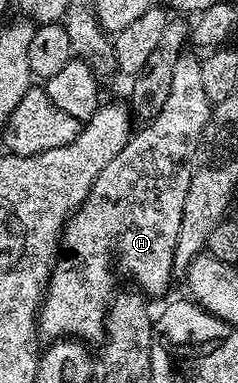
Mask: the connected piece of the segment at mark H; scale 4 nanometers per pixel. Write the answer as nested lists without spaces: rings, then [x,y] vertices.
[[[182,52],[179,60],[175,60],[175,72],[171,76],[171,96],[167,96],[167,104],[163,104],[163,108],[157,114],[152,115],[148,119],[149,122],[141,131],[139,129],[132,135],[127,145],[109,164],[103,172],[99,172],[98,178],[91,185],[91,190],[83,200],[82,206],[74,212],[74,214],[66,220],[65,228],[61,233],[60,245],[63,249],[60,251],[59,257],[53,263],[53,272],[49,275],[49,284],[45,291],[45,296],[41,304],[40,311],[37,315],[37,328],[42,339],[58,340],[58,339],[78,339],[84,340],[86,343],[100,343],[105,336],[105,316],[109,312],[109,307],[113,301],[115,287],[113,287],[113,269],[116,268],[117,262],[121,265],[121,270],[125,274],[133,277],[132,285],[138,291],[144,292],[146,295],[161,294],[169,286],[169,281],[175,277],[173,261],[175,260],[175,242],[179,240],[179,224],[183,224],[183,200],[187,200],[187,184],[191,184],[191,164],[193,163],[193,153],[195,148],[201,142],[203,132],[209,123],[211,113],[211,103],[207,100],[207,92],[203,92],[203,79],[201,73],[201,58],[198,55],[189,54],[190,52]]]

